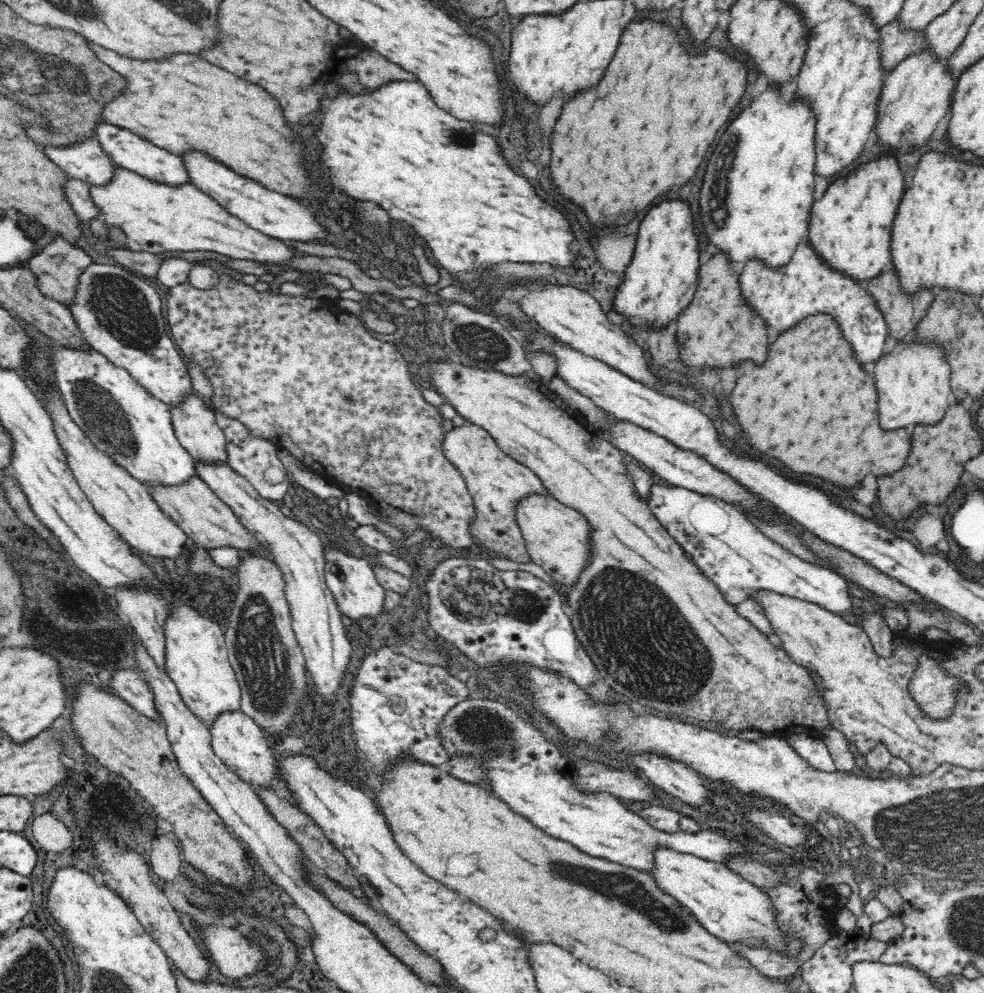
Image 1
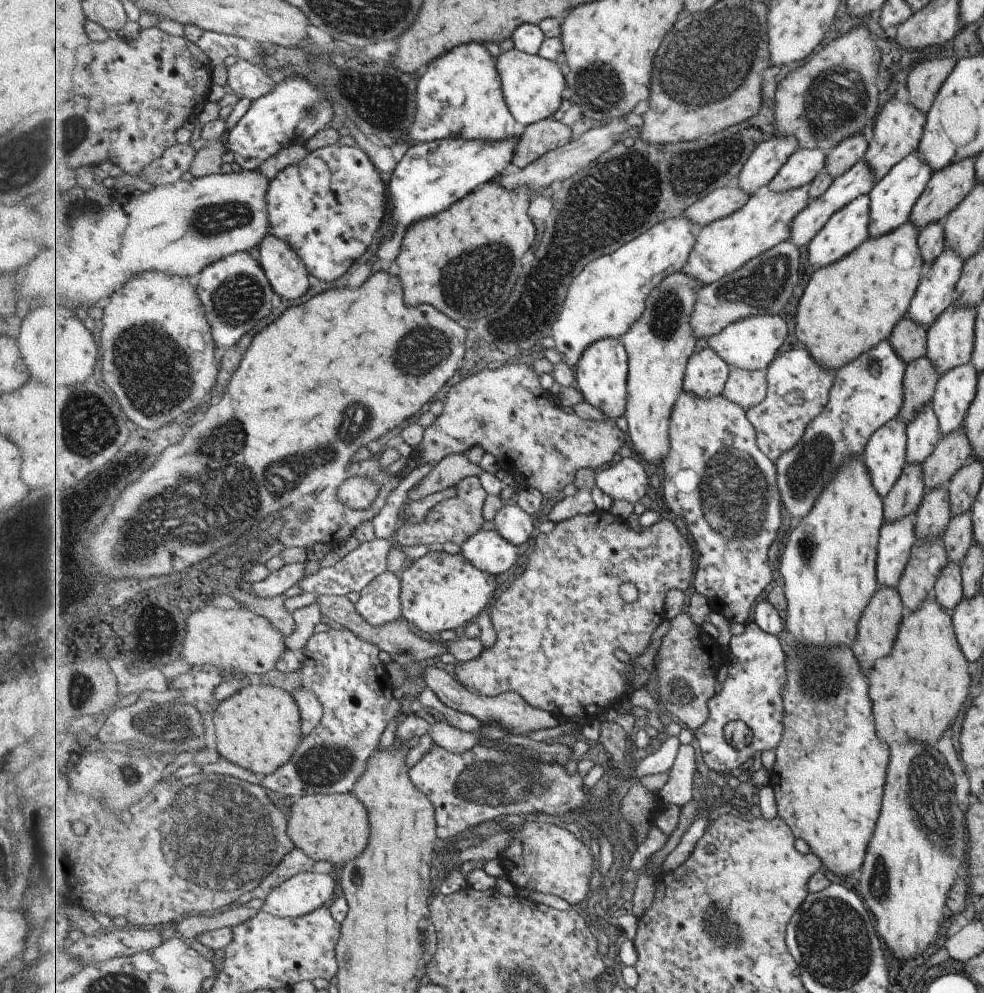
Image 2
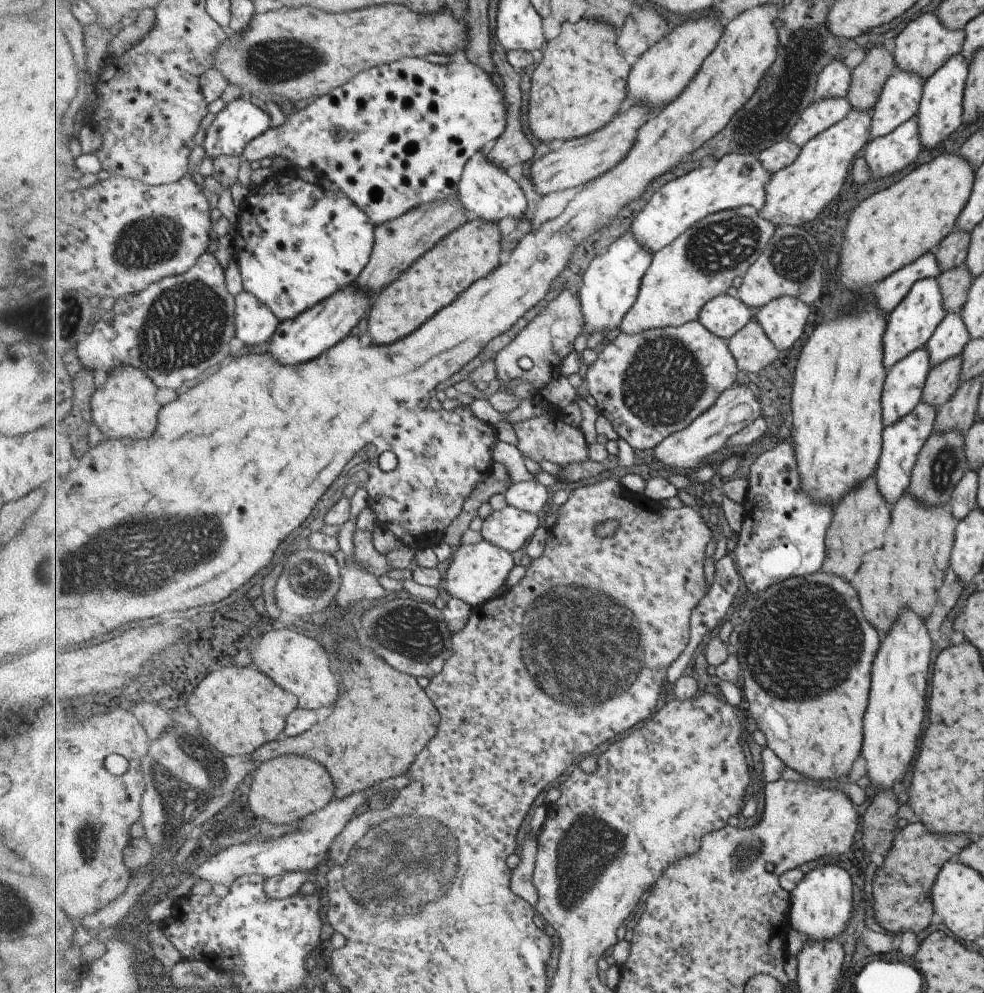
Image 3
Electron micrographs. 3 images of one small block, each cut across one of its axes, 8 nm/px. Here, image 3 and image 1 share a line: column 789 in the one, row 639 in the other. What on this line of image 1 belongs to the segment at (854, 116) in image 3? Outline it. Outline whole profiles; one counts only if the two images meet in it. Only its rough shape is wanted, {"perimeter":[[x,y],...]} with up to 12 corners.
{"perimeter":[[180,607],[165,628],[169,677],[211,728],[241,710],[224,627]]}

